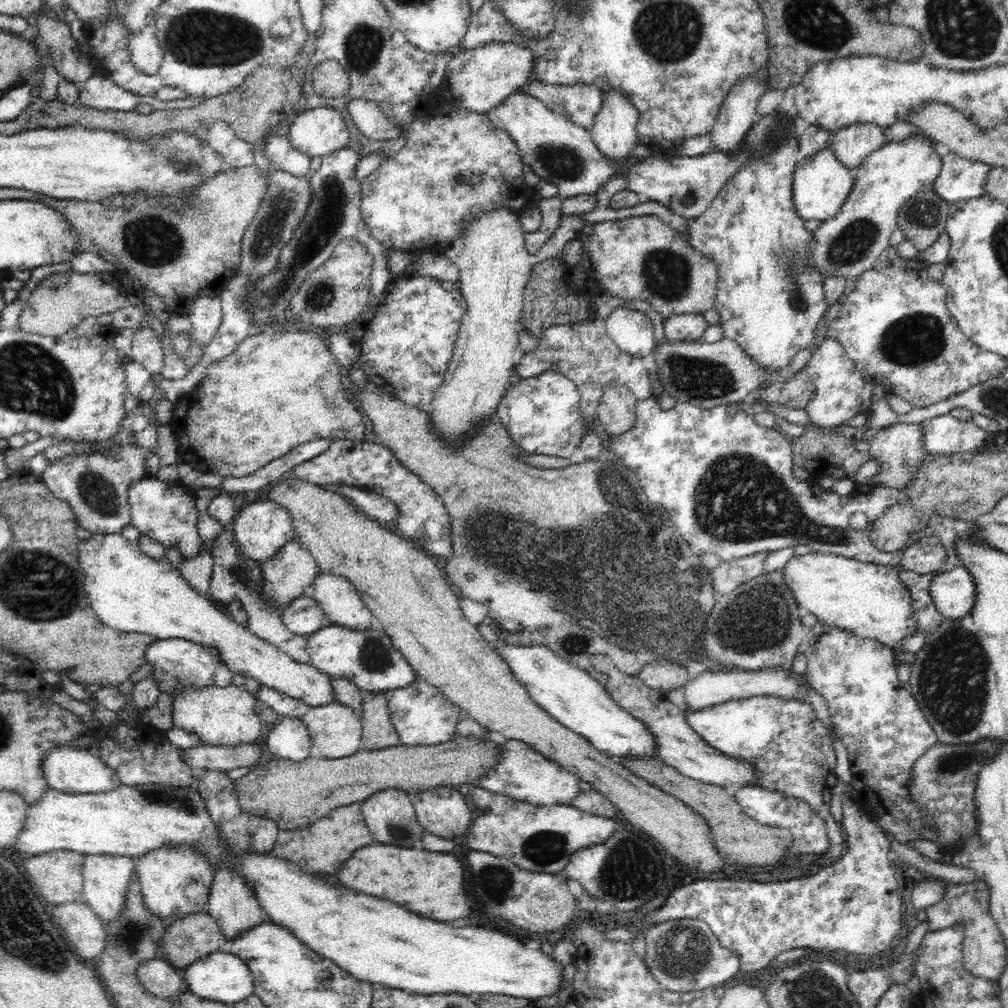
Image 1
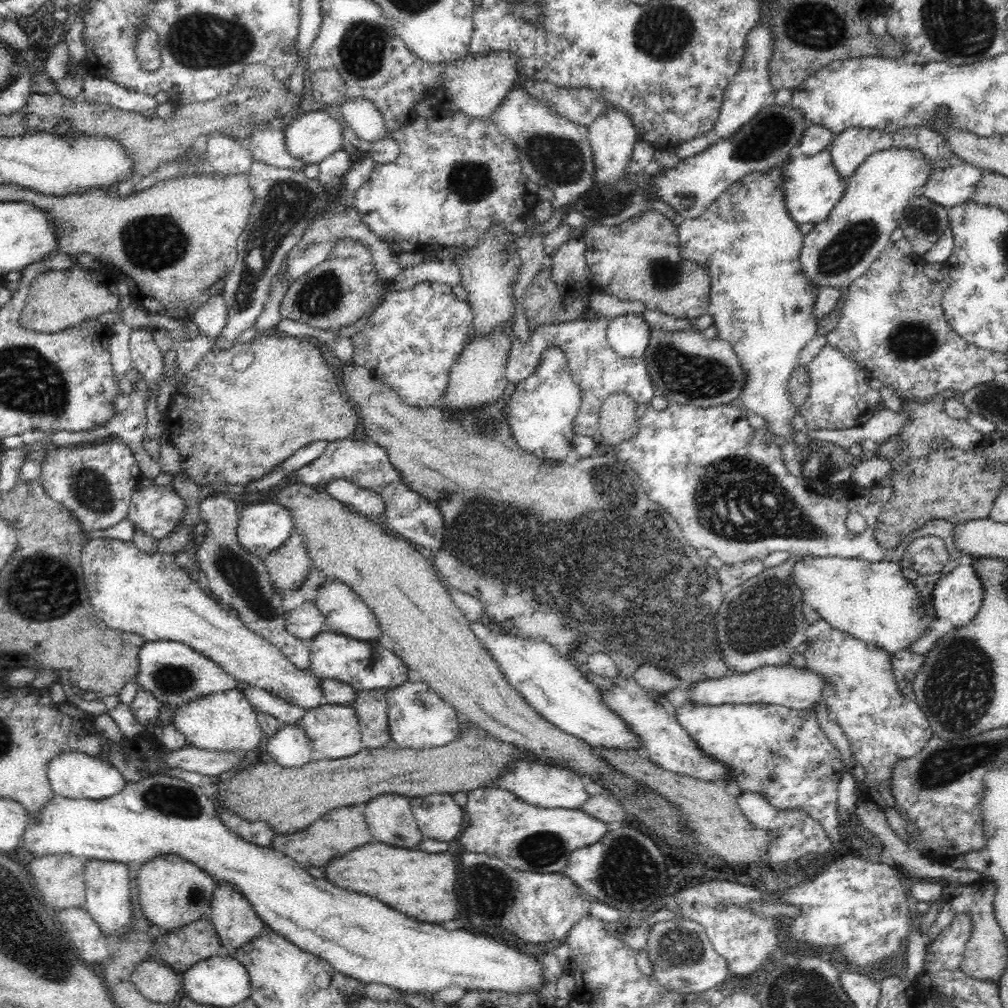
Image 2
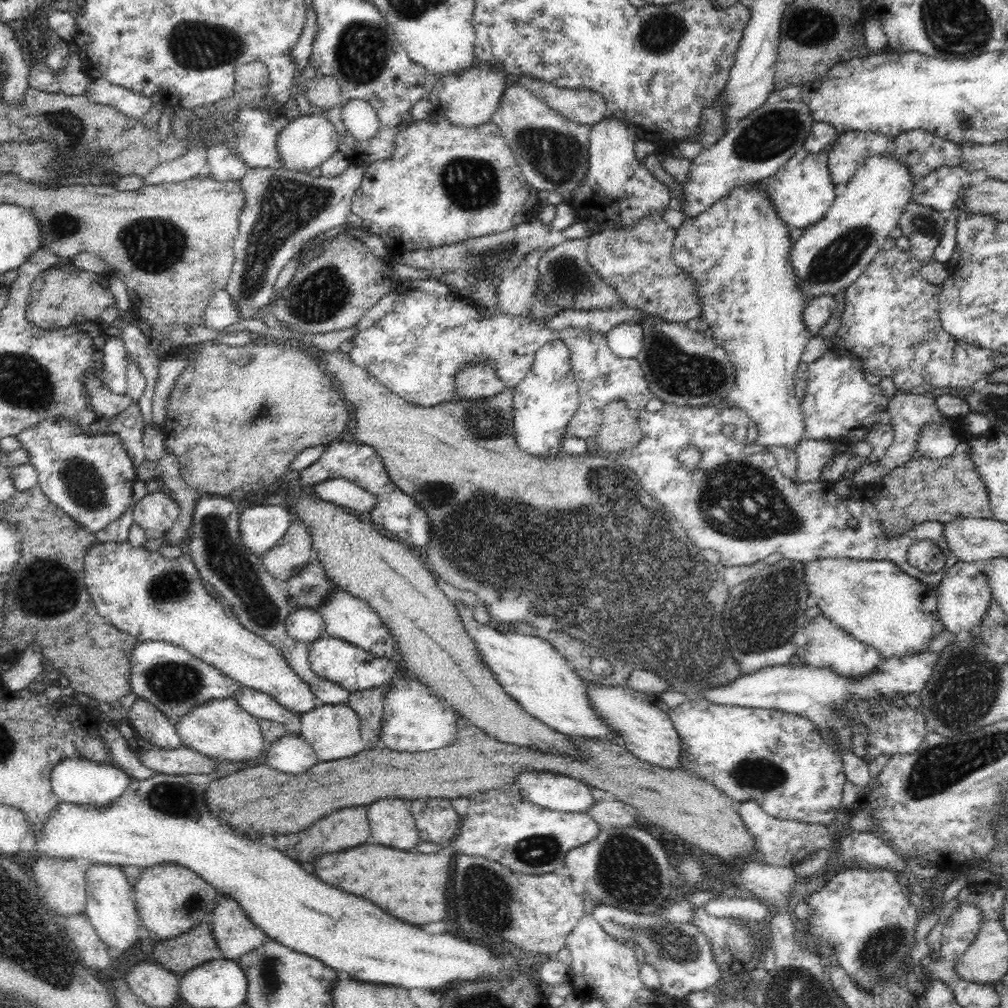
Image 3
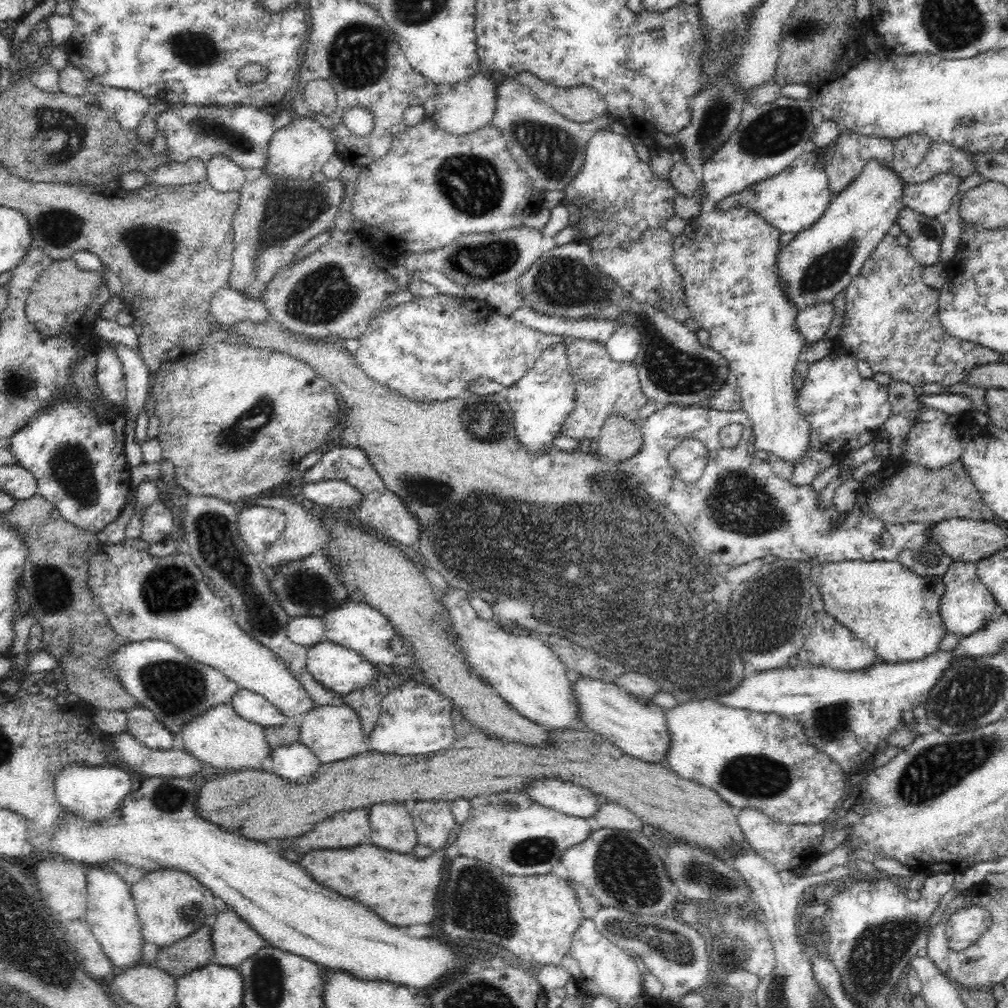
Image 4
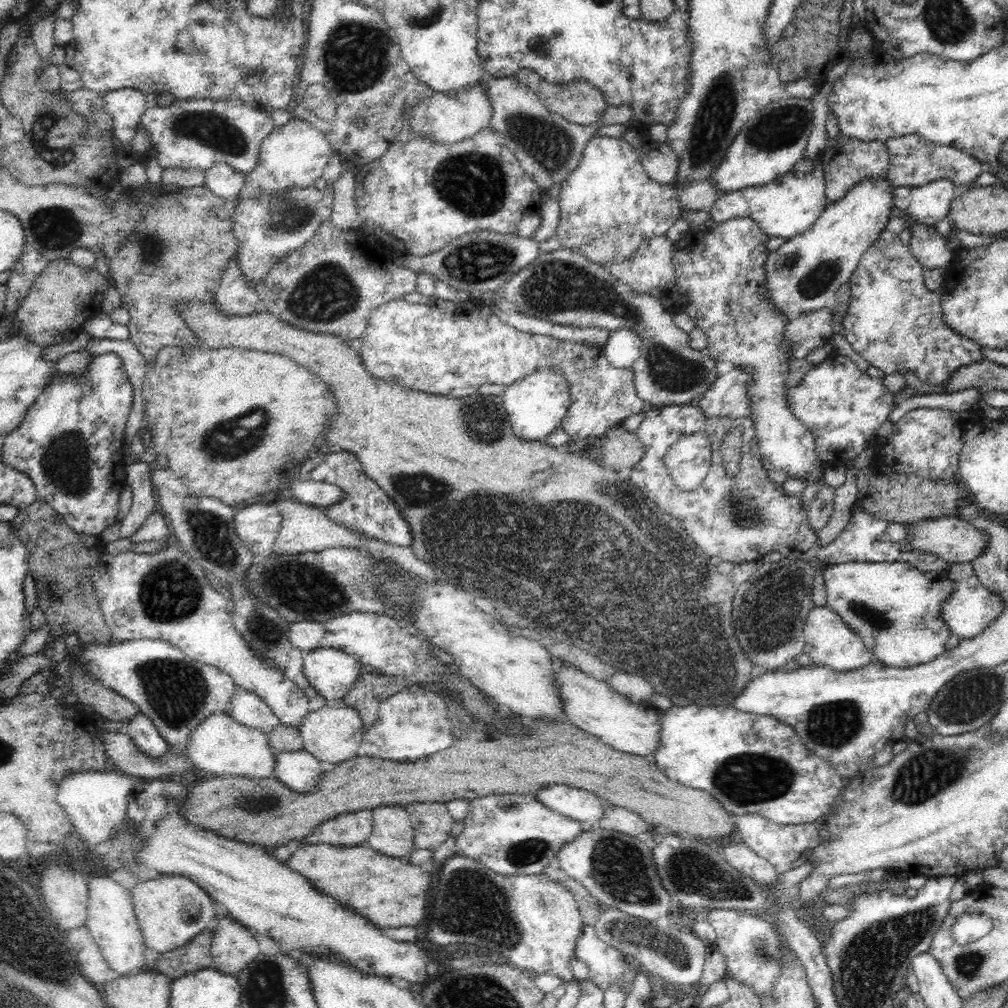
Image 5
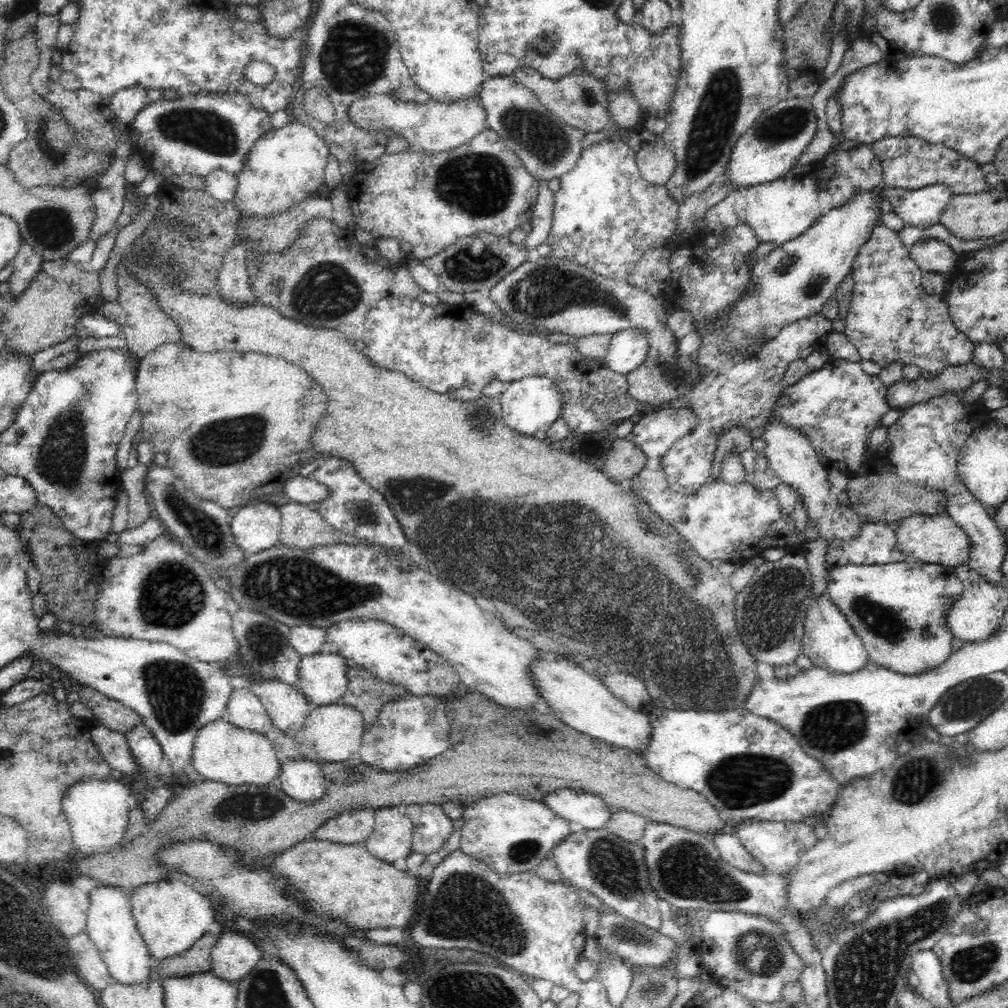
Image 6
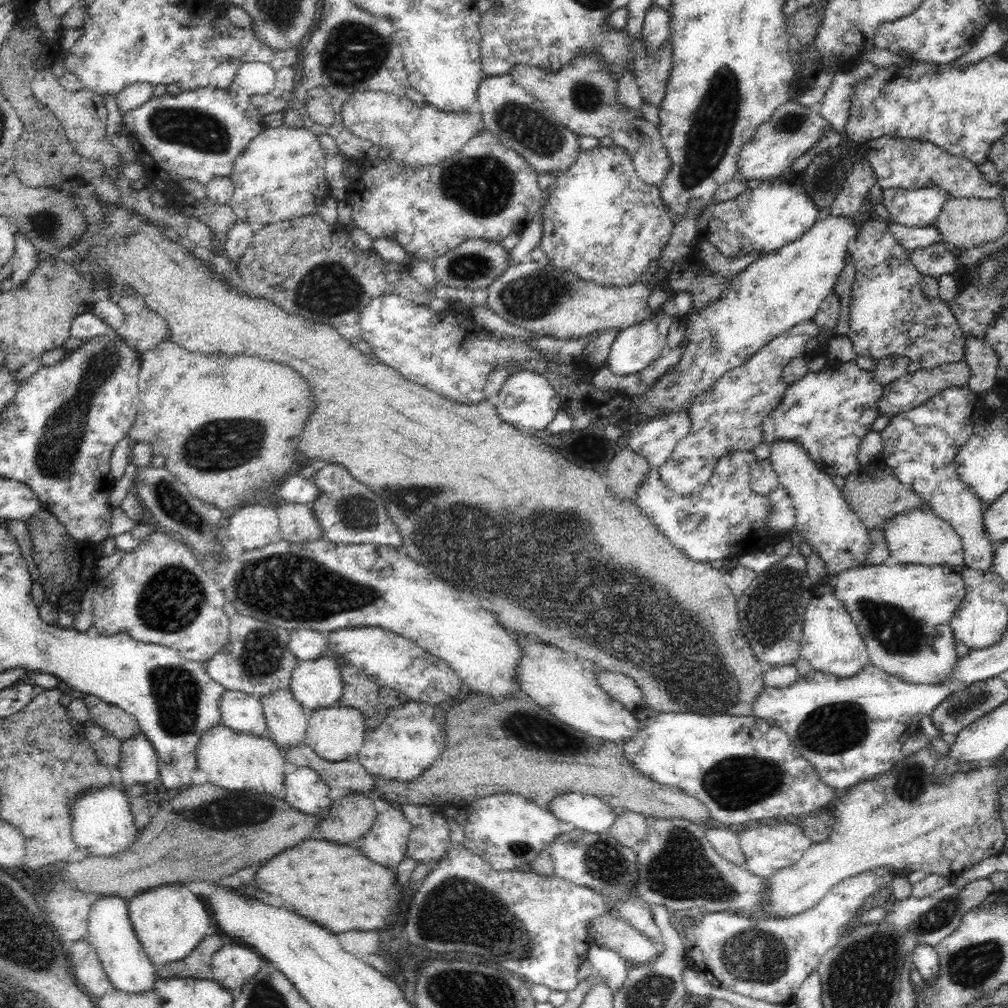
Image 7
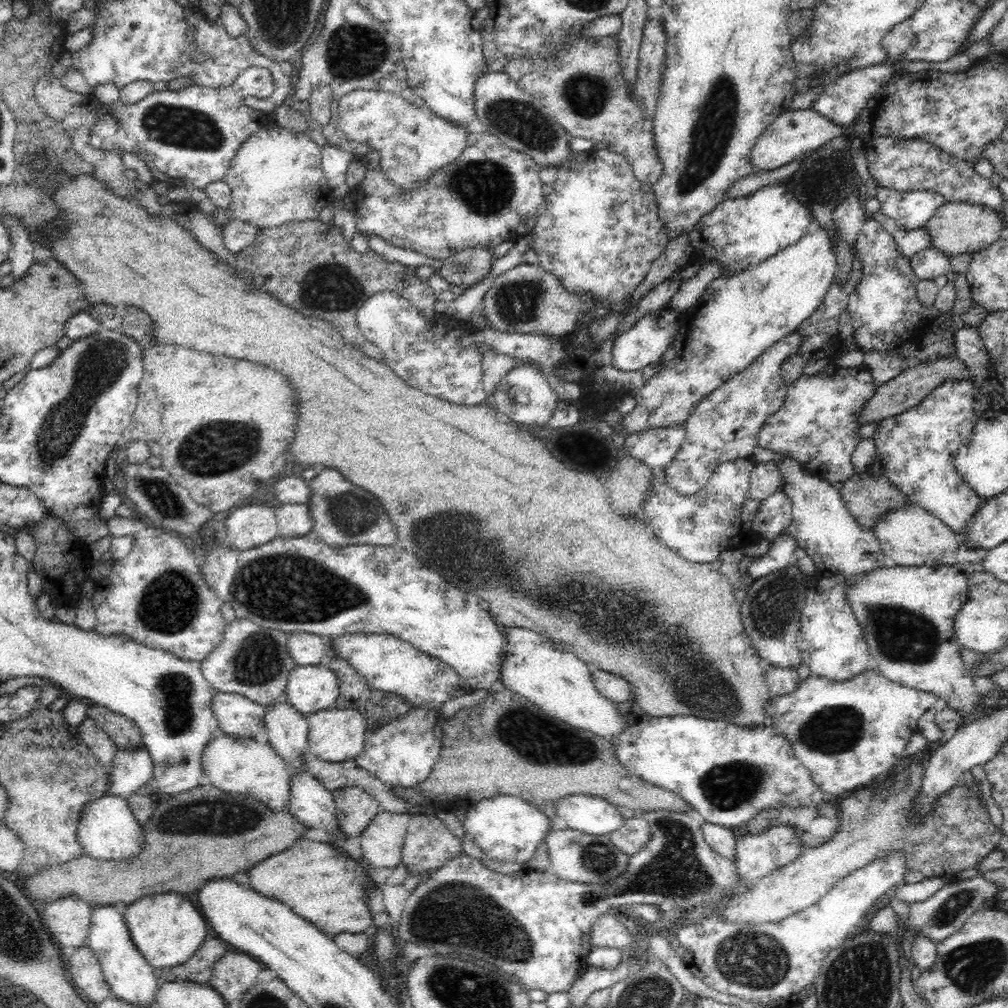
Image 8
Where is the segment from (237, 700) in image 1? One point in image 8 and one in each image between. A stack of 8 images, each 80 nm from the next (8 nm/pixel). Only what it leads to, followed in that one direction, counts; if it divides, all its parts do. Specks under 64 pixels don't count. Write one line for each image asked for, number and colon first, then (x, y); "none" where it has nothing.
2: (226, 721)
3: (218, 728)
4: (220, 737)
5: (220, 746)
6: (222, 752)
7: (232, 760)
8: (243, 766)

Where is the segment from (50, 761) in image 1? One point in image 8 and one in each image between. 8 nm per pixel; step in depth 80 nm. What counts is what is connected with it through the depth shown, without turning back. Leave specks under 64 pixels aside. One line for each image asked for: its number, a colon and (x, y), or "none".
2: (73, 774)
3: (74, 780)
4: (91, 792)
5: (96, 802)
6: (97, 809)
7: (102, 823)
8: (108, 830)

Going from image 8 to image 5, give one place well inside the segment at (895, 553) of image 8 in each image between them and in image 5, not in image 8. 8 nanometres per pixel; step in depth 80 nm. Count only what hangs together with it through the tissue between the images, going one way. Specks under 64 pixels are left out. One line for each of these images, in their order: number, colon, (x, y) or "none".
5: (956, 541)
6: (937, 539)
7: (917, 536)

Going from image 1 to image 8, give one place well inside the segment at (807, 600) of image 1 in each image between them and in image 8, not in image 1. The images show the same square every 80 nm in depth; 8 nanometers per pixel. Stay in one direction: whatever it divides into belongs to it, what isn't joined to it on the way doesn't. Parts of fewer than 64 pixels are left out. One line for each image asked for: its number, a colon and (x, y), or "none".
2: (873, 601)
3: (876, 602)
4: (896, 612)
5: (896, 609)
6: (898, 610)
7: (903, 612)
8: (907, 613)

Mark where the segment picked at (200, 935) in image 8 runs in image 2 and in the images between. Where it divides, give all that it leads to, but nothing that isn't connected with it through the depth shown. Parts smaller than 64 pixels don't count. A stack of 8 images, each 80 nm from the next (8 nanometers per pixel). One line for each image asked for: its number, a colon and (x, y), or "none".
2: (172, 892)
3: (171, 899)
4: (170, 904)
5: (171, 910)
6: (170, 916)
7: (169, 921)

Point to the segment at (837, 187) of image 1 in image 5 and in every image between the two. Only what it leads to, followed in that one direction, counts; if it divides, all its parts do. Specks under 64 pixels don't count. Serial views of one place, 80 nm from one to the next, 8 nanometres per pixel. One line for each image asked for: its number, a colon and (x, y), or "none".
2: (811, 187)
3: (801, 191)
4: (792, 201)
5: (787, 206)

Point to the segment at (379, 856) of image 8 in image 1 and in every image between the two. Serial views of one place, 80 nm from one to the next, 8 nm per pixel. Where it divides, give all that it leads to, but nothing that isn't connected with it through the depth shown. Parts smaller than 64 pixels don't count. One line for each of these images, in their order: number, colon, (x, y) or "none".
1: (390, 813)
2: (390, 816)
3: (392, 823)
4: (391, 823)
5: (392, 834)
6: (391, 839)
7: (385, 843)

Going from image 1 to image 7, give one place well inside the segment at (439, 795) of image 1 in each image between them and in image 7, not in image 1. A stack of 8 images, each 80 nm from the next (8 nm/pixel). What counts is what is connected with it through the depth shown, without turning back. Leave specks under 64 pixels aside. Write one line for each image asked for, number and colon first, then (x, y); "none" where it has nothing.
2: (439, 817)
3: (436, 820)
4: (435, 826)
5: (433, 825)
6: (432, 828)
7: (429, 838)

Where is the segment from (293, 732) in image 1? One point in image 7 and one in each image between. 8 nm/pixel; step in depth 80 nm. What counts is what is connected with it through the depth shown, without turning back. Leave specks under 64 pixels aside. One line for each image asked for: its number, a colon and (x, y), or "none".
2: (290, 747)
3: (291, 754)
4: (295, 762)
5: (300, 771)
6: (302, 780)
7: (303, 789)

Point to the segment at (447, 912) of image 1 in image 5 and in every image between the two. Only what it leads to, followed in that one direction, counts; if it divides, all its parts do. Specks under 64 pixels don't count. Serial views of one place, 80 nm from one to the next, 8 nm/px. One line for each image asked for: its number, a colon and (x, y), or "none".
2: (423, 886)
3: (412, 887)
4: (400, 888)
5: (391, 894)

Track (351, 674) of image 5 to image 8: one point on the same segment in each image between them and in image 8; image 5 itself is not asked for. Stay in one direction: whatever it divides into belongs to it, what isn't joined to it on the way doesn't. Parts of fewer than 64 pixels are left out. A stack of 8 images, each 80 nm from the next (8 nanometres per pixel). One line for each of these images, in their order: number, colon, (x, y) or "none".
6: (323, 680)
7: (315, 684)
8: (309, 689)

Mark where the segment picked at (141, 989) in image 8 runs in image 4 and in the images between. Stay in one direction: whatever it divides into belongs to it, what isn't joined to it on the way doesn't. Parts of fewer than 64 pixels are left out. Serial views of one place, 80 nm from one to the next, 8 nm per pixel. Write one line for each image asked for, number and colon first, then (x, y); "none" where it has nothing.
4: (111, 913)
5: (111, 920)
6: (110, 925)
7: (110, 931)

